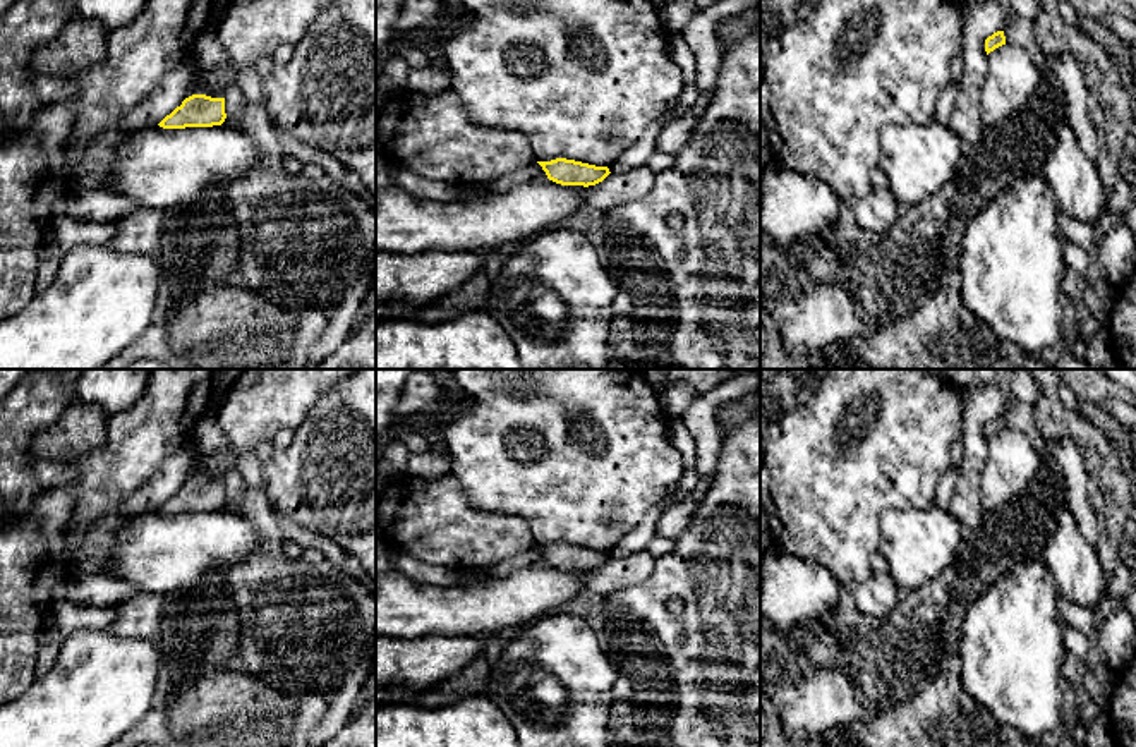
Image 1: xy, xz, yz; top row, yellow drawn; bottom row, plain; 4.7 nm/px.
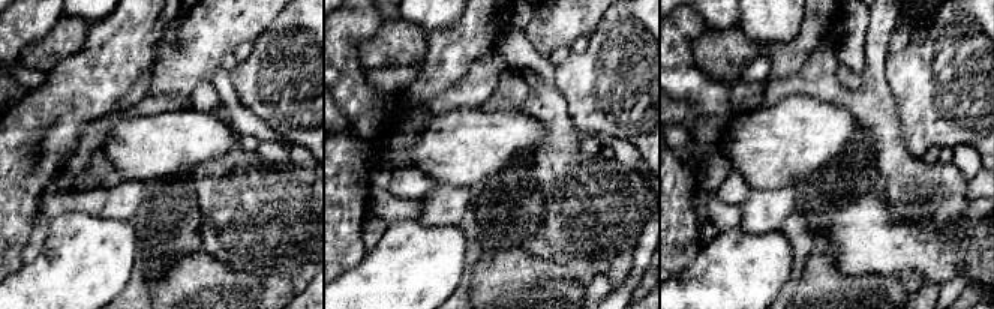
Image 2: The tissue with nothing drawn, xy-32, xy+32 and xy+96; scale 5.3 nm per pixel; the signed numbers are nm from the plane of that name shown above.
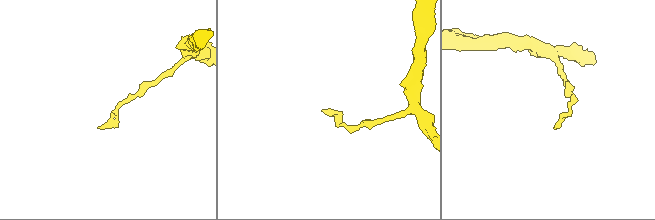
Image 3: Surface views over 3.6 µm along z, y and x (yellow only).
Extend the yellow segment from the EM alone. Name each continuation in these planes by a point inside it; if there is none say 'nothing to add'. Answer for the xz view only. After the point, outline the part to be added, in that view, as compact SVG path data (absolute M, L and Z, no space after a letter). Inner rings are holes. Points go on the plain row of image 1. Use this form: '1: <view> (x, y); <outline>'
nothing to add

